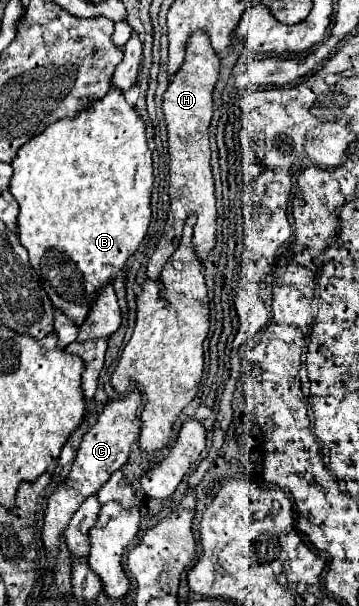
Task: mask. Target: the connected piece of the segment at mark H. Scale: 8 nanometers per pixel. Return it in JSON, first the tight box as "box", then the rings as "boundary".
{"box":[147,32,219,278],"boundary":[[[195,32],[189,38],[185,62],[181,64],[179,72],[173,76],[169,88],[163,94],[163,114],[167,122],[167,136],[169,136],[169,218],[163,230],[163,236],[155,248],[155,254],[149,260],[147,276],[159,278],[163,264],[175,252],[185,220],[191,212],[197,214],[197,224],[193,230],[193,246],[199,254],[209,254],[215,246],[215,188],[213,188],[213,174],[209,166],[211,150],[209,150],[209,124],[213,116],[213,86],[219,76],[219,56],[211,48],[211,40],[205,32]]]}

